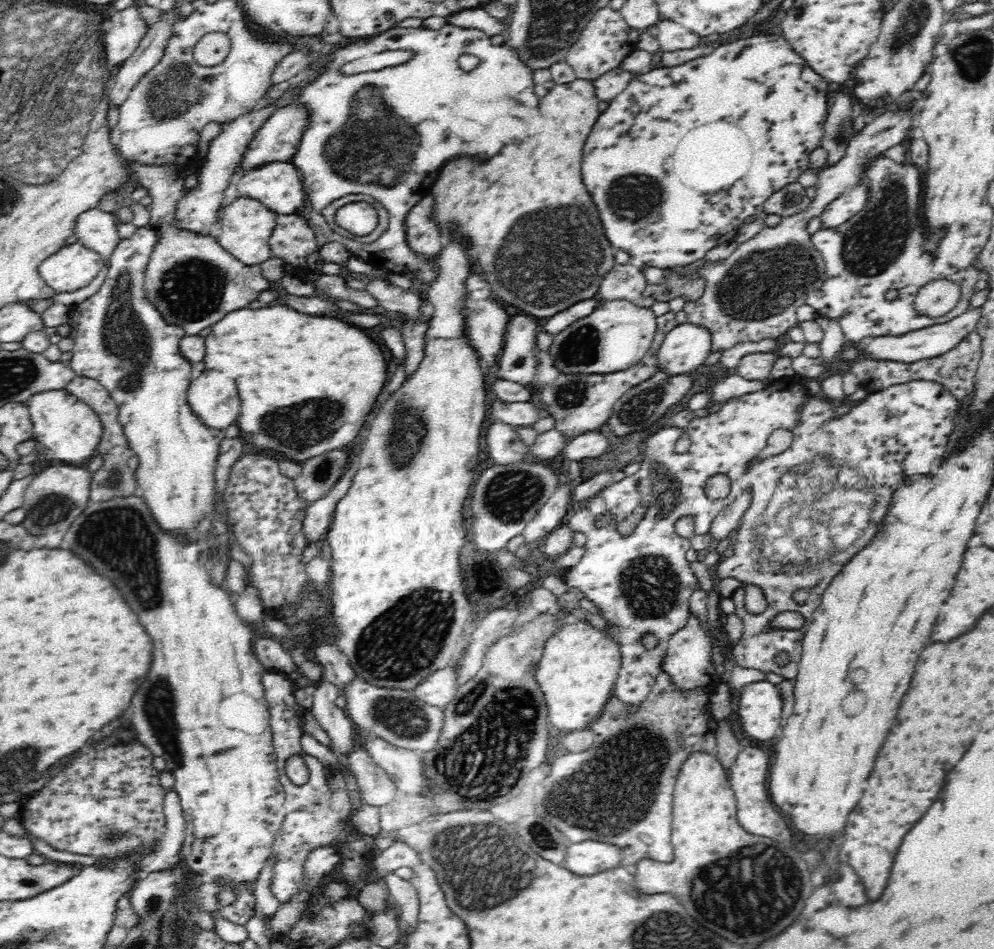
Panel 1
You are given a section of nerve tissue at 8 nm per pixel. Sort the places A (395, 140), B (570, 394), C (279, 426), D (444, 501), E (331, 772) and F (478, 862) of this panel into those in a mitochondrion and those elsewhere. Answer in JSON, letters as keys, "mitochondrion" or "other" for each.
{"A":"mitochondrion","B":"mitochondrion","C":"mitochondrion","D":"other","E":"other","F":"mitochondrion"}

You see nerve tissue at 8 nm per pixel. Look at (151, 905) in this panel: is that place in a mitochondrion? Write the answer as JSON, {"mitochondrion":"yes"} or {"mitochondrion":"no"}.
{"mitochondrion":"yes"}

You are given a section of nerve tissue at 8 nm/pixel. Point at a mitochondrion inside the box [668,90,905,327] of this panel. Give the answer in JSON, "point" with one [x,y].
{"point":[759,286]}

